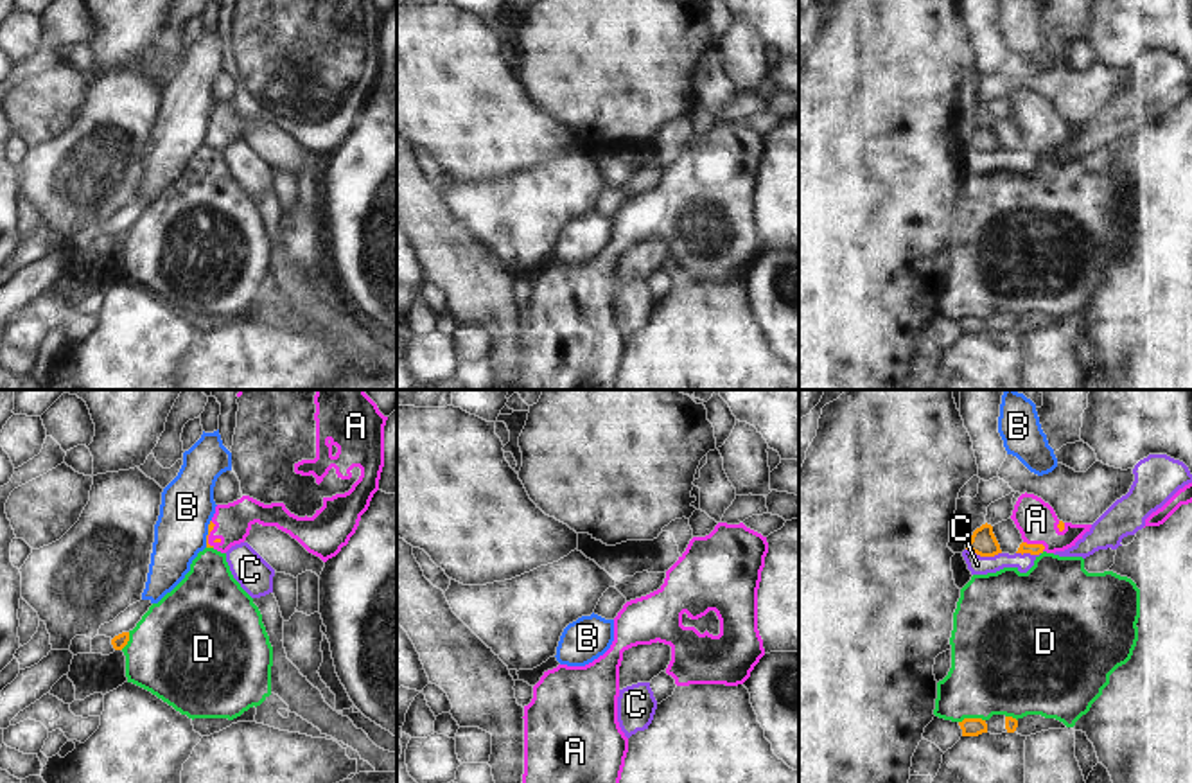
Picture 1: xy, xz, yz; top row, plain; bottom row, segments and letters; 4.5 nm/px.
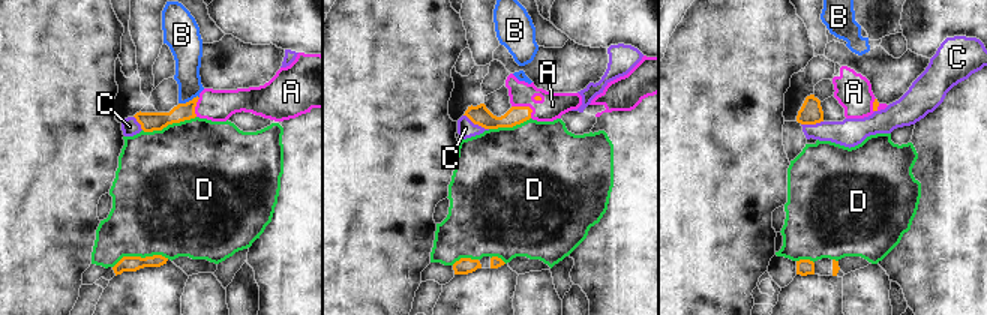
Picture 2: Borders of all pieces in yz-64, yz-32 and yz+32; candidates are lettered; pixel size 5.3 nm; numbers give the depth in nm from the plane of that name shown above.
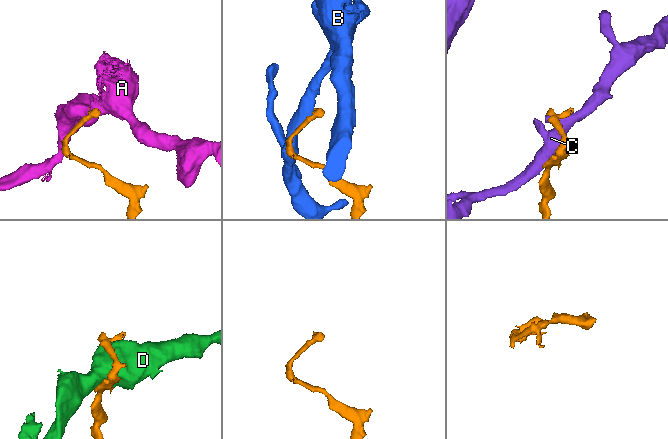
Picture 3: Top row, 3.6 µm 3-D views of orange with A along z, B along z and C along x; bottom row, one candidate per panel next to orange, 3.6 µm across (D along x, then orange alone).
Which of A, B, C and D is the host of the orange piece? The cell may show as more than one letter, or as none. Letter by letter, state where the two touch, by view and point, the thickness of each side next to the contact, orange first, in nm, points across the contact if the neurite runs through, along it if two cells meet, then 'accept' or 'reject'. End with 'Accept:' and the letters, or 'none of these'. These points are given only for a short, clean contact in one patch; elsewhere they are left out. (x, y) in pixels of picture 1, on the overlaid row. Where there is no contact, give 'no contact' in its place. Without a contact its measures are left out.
A: meets orange in yz at (1034, 545); 50 nm thick on the orange side, 180 nm on the other; runs through yz (1024, 548), (1034, 545), (1036, 519); accept
B: meets orange in xy at (209, 534); 30 nm thick on the orange side, 240 nm on the other; border along xy (210, 519), (205, 546); reject
C: meets orange in yz at (984, 555); 120 nm thick on the orange side, 90 nm on the other; border along yz (966, 548), (981, 555), (1000, 554); reject
D: meets orange in yz at (972, 719); 80 nm thick on the orange side, 400 nm on the other; reject
Accept: A

